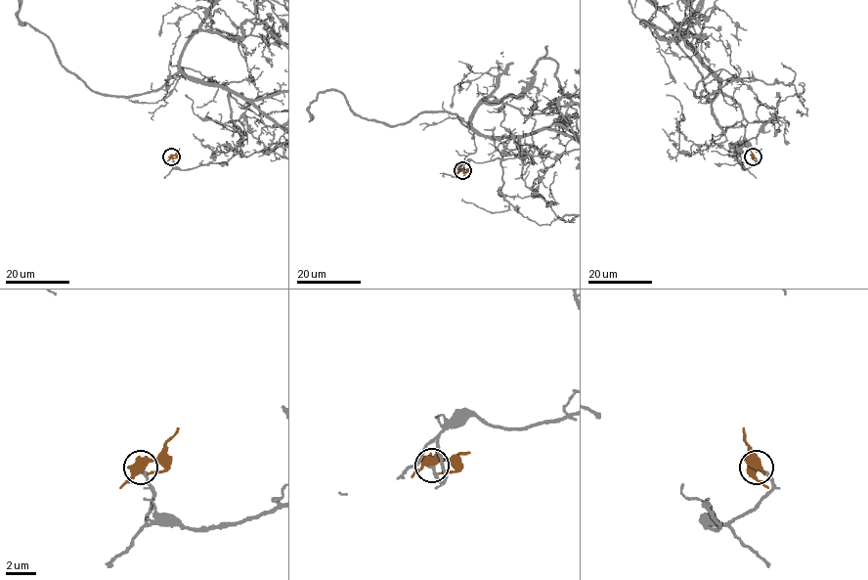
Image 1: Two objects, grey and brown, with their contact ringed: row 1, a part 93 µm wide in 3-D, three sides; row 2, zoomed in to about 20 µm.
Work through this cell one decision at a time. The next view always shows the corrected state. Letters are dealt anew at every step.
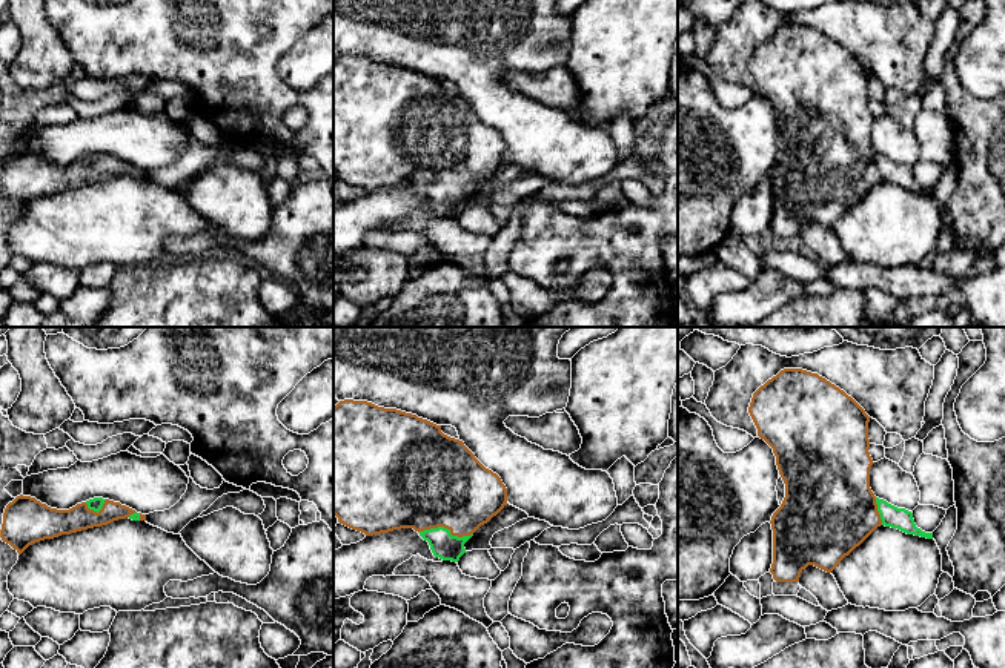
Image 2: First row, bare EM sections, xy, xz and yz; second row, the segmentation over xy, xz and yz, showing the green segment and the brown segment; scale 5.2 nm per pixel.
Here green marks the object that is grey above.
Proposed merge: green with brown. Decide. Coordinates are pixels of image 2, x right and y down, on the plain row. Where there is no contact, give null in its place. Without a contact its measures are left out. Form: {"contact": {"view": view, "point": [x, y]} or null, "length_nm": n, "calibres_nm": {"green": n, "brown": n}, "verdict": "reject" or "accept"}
{"contact": {"view": "xz", "point": [446, 185]}, "length_nm": 280, "calibres_nm": {"green": 140, "brown": 460}, "verdict": "accept"}

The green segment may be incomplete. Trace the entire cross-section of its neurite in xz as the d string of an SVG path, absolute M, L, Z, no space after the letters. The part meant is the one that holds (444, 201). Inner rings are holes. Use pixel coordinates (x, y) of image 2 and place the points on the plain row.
M344 55L333 63L333 170L338 178L366 192L413 184L429 198L435 213L458 218L464 200L507 161L501 134L486 124L463 97L450 94L416 71Z

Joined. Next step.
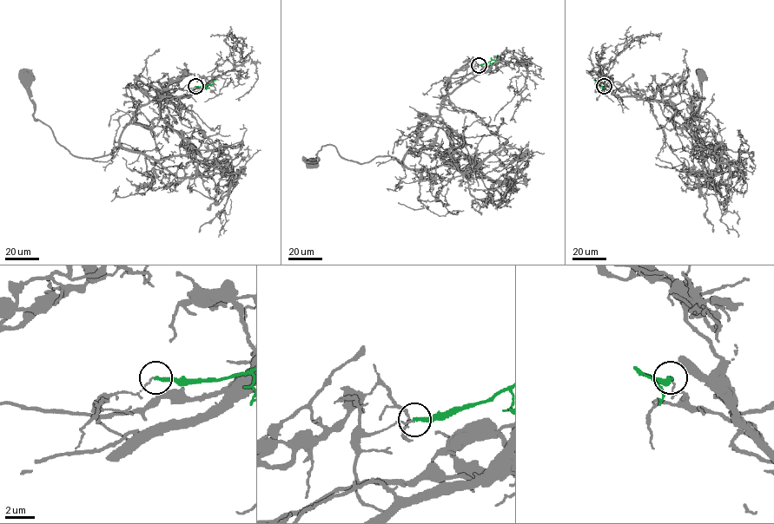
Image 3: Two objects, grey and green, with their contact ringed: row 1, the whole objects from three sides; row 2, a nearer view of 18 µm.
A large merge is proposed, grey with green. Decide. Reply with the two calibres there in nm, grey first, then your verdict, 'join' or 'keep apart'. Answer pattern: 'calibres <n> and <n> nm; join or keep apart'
calibres 100 and 240 nm; keep apart

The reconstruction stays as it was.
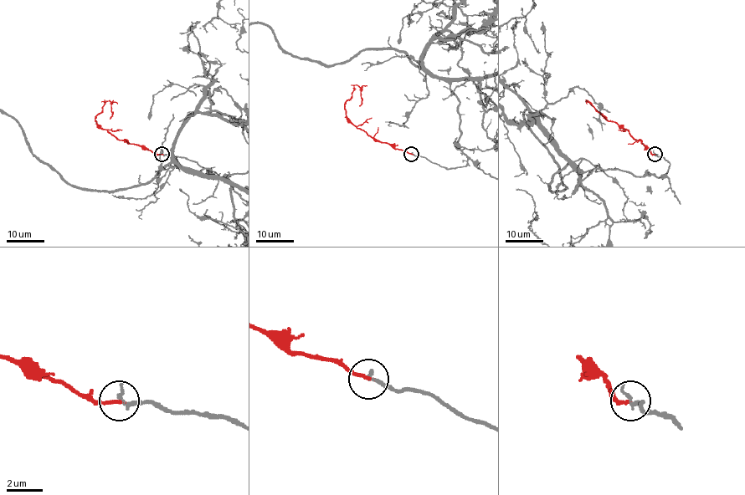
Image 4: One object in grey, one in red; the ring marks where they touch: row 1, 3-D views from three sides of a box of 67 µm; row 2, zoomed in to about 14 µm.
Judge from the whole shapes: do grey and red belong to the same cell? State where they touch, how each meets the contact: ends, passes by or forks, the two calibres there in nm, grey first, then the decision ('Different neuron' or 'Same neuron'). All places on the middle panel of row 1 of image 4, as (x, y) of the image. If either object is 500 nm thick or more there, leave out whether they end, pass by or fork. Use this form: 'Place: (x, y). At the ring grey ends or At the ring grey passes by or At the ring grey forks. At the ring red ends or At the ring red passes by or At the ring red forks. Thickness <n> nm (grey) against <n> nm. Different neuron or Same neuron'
Place: (411, 154). At the ring grey ends. At the ring red ends. Thickness 240 nm (grey) against 190 nm. Same neuron

